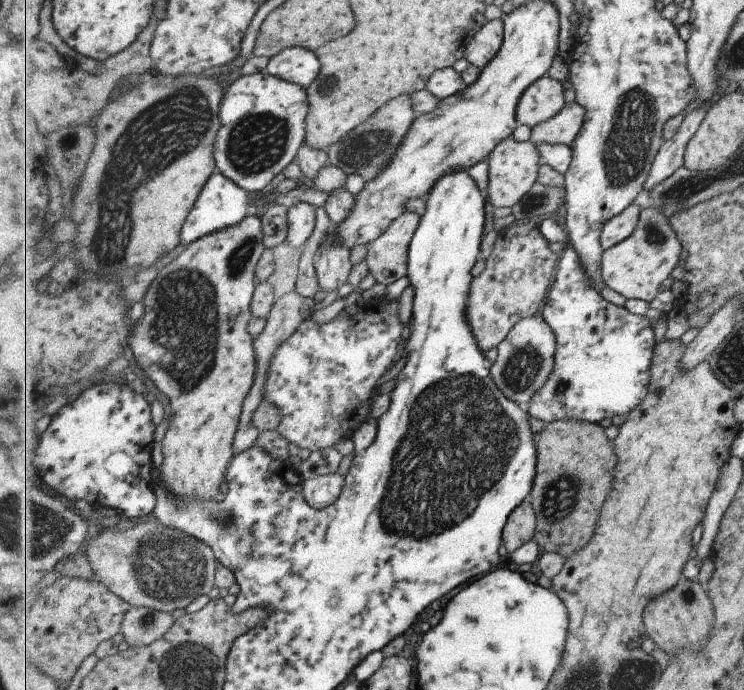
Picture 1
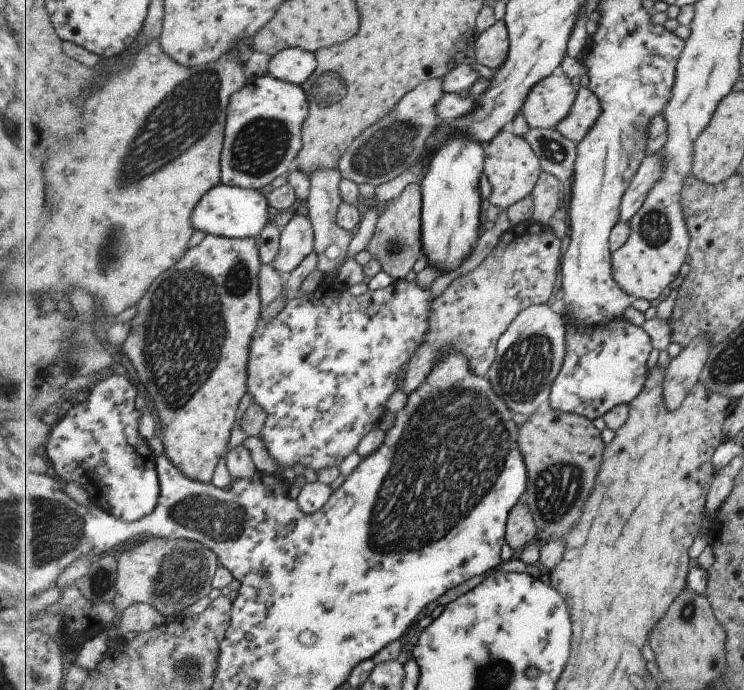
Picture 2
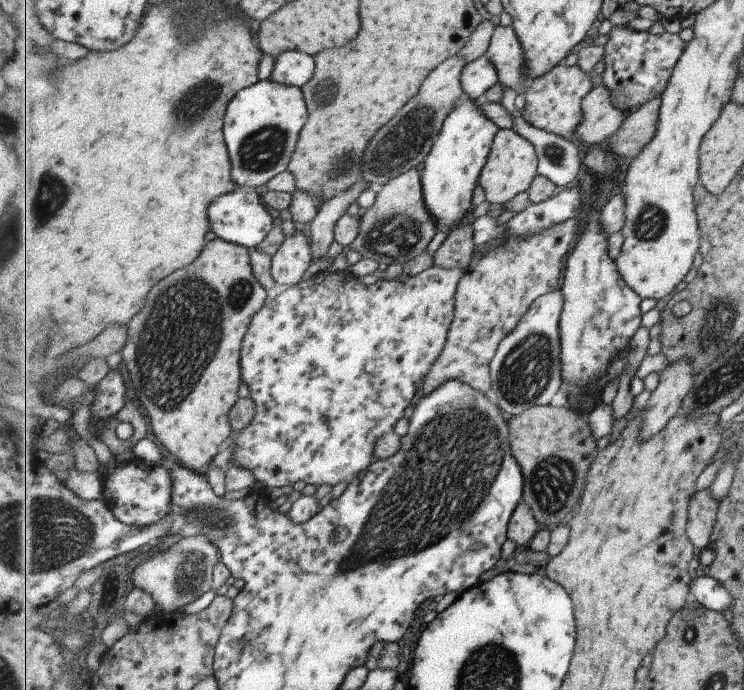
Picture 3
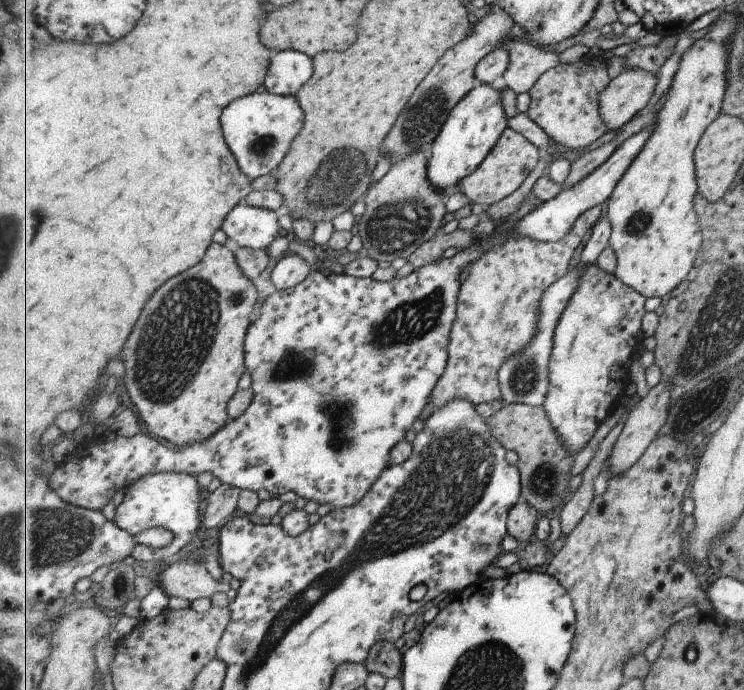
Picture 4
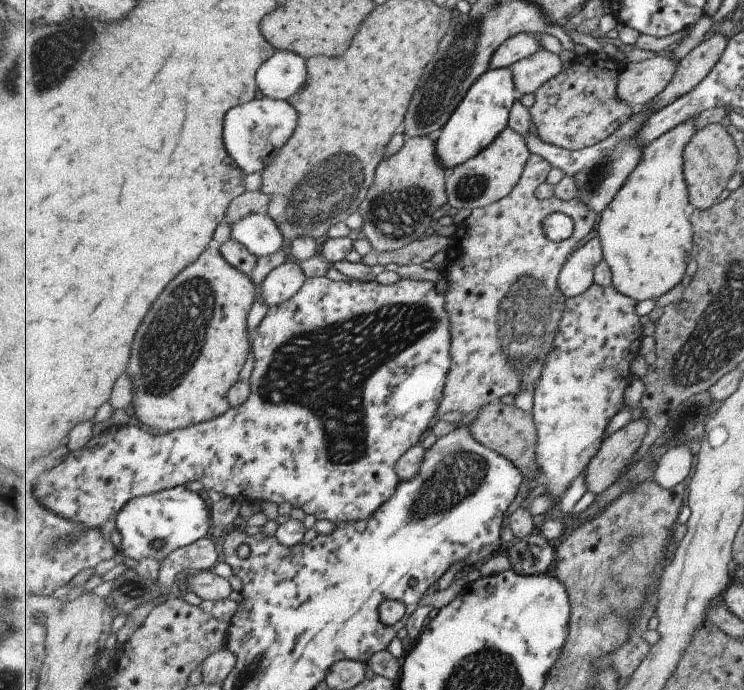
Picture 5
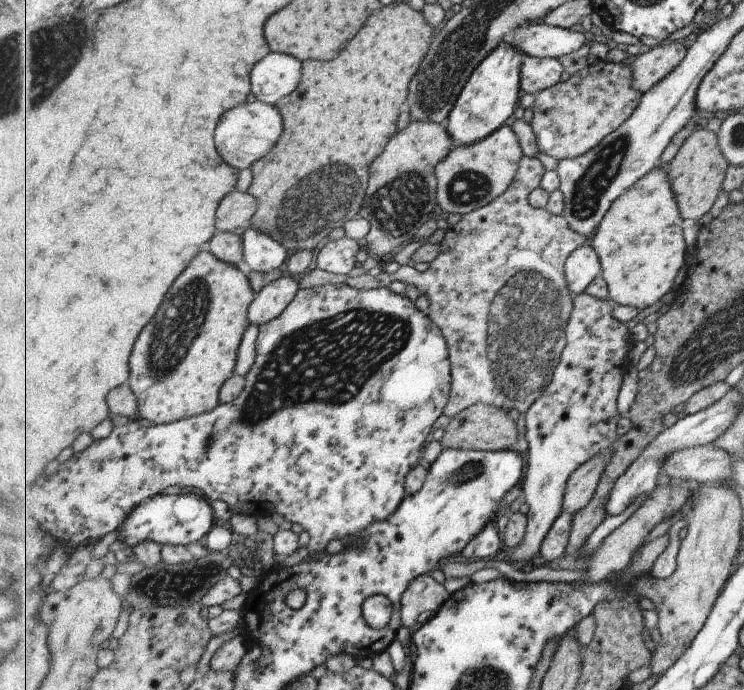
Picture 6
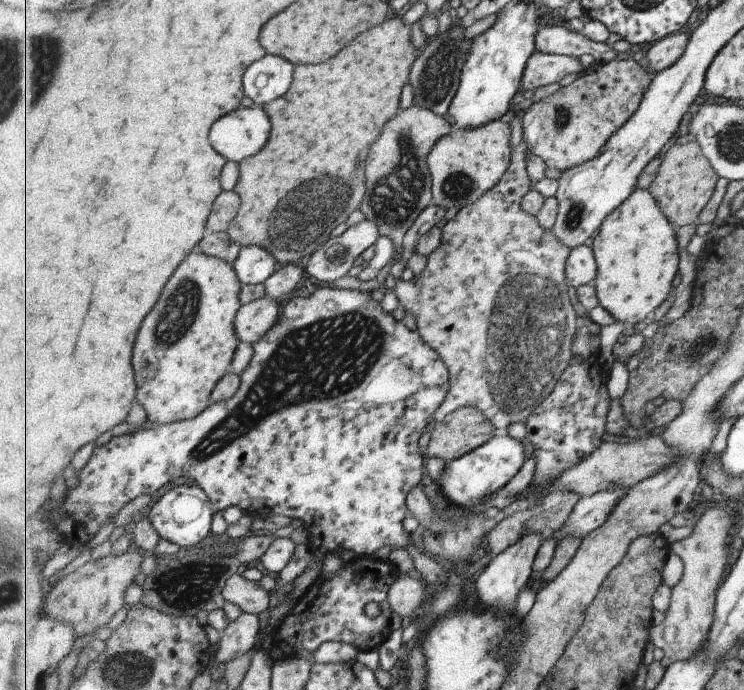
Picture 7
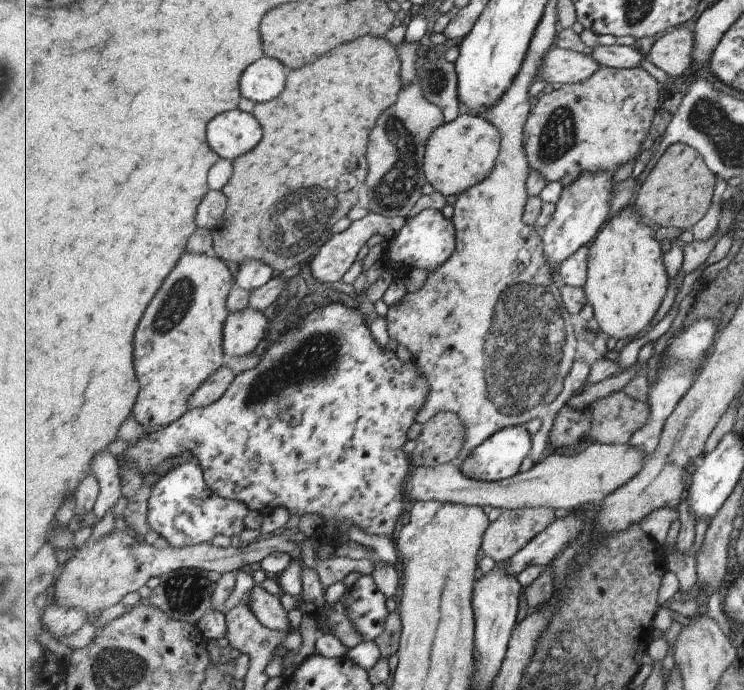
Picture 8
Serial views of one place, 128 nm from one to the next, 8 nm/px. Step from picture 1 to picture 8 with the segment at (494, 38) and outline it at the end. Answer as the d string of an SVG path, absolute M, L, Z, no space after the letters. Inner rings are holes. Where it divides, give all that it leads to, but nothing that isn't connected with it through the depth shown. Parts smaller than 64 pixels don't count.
M557 46L547 51L542 58L537 80L564 86L591 78L601 67L591 54L581 54Z

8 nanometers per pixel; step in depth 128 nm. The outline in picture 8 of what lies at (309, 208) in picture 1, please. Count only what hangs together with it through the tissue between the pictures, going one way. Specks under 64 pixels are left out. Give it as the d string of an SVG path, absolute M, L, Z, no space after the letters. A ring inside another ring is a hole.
M251 307L231 313L224 328L226 359L249 354L261 344L269 328L269 318L263 311Z

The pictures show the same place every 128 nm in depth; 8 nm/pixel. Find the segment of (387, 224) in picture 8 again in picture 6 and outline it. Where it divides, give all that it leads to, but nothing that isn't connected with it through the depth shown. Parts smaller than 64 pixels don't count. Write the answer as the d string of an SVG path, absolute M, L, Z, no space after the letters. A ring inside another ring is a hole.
M349 237L329 241L317 251L316 266L335 274L349 274L357 264L359 248L359 242Z

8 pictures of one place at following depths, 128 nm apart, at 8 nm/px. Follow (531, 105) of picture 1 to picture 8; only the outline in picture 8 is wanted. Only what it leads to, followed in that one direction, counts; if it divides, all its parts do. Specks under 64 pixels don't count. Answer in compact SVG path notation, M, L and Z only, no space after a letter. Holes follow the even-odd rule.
M601 67L587 80L543 94L531 110L524 132L531 169L541 171L547 183L561 180L567 174L579 178L585 171L611 171L614 174L621 164L629 162L633 156L637 158L648 146L654 128L653 118L662 100L659 86L642 67Z

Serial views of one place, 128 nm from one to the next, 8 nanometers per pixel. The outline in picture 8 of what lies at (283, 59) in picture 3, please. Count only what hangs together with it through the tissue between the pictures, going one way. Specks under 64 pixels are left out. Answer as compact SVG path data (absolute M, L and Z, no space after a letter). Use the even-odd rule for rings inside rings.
M263 56L243 74L243 96L255 102L269 102L285 90L287 68L269 56Z

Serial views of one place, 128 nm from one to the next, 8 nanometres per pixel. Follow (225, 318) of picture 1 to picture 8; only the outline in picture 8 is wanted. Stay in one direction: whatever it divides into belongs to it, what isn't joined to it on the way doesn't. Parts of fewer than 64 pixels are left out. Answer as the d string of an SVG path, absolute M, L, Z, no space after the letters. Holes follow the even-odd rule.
M187 252L165 280L151 308L147 308L139 336L135 336L135 366L141 394L133 410L133 416L145 428L161 428L181 419L191 410L189 401L197 389L226 365L224 328L230 316L228 298L234 286L225 259L215 254Z

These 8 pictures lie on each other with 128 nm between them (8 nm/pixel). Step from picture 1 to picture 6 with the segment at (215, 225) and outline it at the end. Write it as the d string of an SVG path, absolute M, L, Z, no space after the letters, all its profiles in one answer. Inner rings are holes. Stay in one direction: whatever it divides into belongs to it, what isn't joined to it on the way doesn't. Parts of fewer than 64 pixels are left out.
M248 227L244 234L244 255L247 272L269 272L285 267L291 252L283 243L255 227Z

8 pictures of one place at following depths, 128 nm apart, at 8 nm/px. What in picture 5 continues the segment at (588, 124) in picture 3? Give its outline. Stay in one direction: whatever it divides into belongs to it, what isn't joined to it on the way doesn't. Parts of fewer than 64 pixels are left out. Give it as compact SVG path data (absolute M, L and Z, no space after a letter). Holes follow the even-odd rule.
M672 52L657 54L649 60L631 62L622 68L619 100L637 110L659 97L675 78L679 62Z

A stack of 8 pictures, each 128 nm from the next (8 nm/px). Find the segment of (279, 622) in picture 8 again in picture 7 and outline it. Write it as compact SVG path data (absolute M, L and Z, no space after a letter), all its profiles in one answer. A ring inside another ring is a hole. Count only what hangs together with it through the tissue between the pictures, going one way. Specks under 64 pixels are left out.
M240 573L227 581L223 594L227 601L237 605L244 613L257 615L267 608L269 592L264 592L255 581L247 580Z

